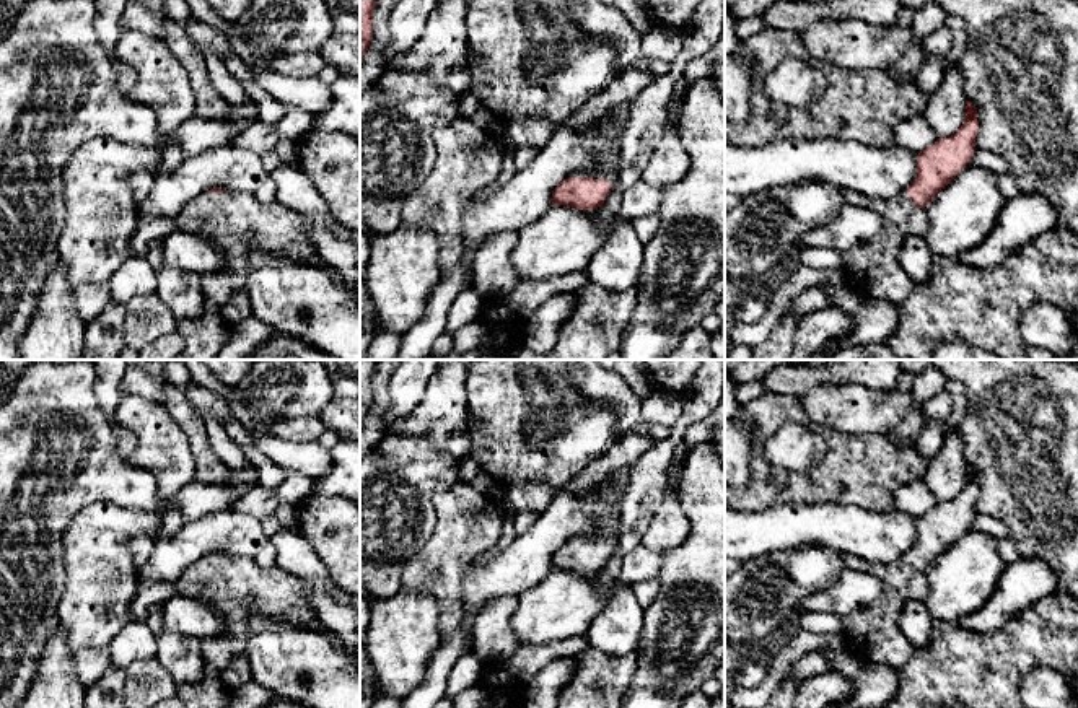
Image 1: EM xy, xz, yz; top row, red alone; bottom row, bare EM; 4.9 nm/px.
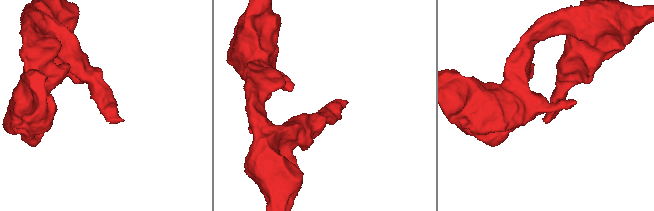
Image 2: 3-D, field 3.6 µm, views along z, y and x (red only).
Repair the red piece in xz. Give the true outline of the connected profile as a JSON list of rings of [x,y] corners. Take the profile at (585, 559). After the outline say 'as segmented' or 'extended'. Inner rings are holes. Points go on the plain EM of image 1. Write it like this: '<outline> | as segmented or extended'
[[[606,531],[573,535],[552,555],[552,568],[594,575],[604,568],[612,547],[612,537]]] | extended

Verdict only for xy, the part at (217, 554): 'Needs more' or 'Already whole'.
Needs more

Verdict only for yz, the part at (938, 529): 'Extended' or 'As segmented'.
Extended

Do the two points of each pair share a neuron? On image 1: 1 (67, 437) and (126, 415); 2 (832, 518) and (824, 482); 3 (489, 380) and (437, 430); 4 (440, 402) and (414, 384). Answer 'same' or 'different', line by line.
1: different
2: different
3: different
4: different

